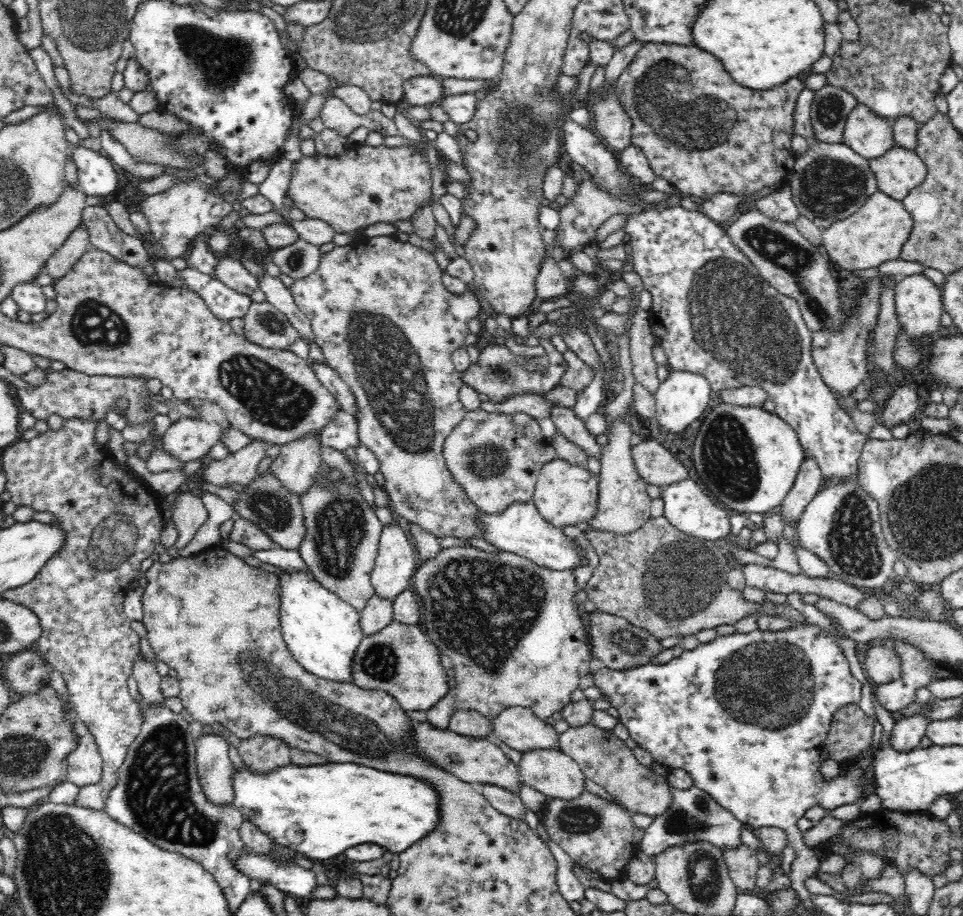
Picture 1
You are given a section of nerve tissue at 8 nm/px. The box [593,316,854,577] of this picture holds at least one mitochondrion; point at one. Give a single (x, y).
(729, 462)

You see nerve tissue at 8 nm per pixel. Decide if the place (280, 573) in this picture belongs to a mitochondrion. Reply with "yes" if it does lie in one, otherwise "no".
no

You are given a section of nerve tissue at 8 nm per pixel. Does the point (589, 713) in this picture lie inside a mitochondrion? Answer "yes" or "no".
no

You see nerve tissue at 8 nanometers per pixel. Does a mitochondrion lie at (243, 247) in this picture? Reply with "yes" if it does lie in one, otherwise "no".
no

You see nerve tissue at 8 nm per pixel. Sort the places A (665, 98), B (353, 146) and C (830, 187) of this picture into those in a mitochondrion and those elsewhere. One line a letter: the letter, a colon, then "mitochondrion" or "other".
A: mitochondrion
B: other
C: mitochondrion

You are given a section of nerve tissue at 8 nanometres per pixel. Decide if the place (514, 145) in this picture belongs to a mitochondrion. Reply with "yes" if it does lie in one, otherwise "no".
yes

